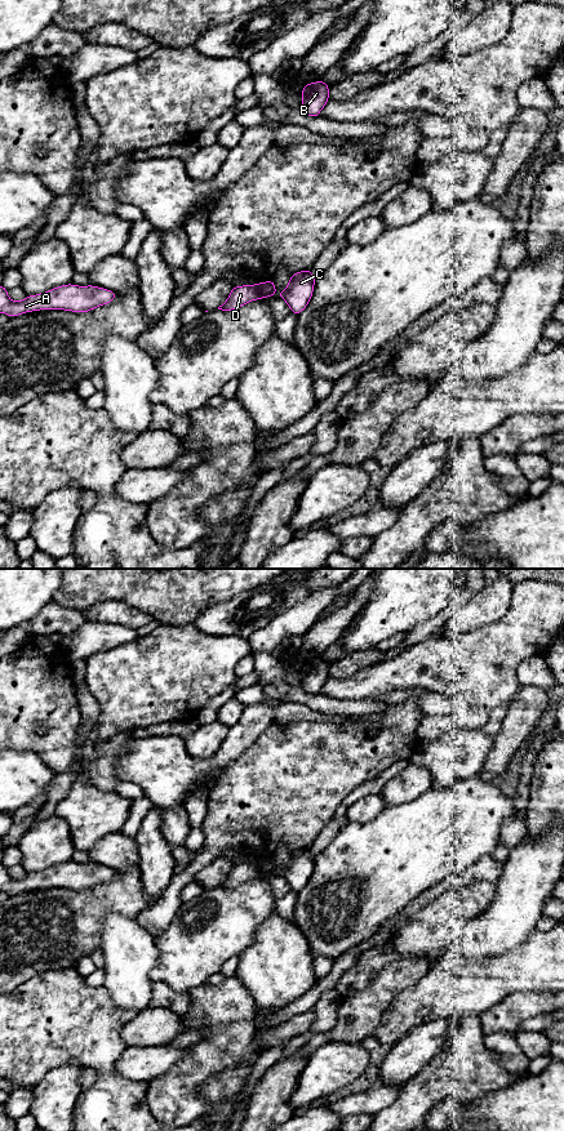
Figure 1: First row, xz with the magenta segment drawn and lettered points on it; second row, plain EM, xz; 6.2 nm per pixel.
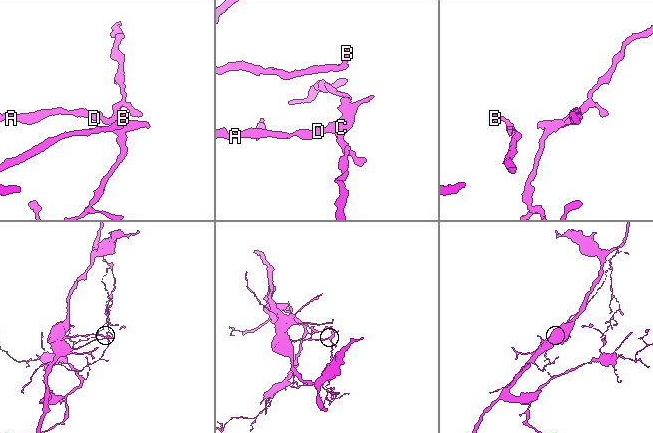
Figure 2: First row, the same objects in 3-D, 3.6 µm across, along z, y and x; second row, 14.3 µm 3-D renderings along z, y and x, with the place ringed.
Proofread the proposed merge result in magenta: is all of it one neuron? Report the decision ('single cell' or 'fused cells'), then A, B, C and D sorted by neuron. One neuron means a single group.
fused cells; A B D / C

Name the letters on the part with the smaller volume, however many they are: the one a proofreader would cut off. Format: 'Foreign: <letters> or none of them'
Foreign: C

